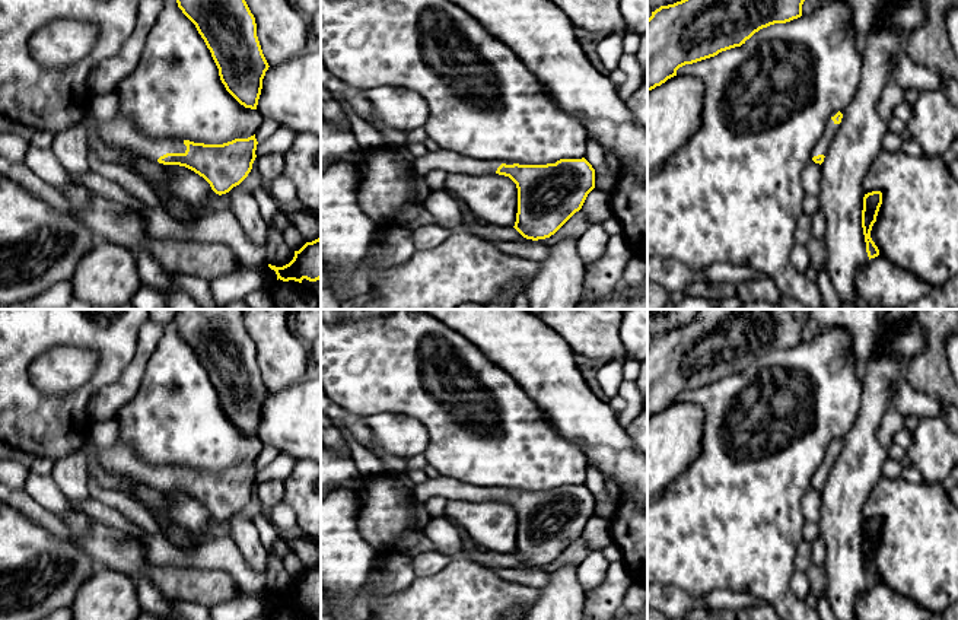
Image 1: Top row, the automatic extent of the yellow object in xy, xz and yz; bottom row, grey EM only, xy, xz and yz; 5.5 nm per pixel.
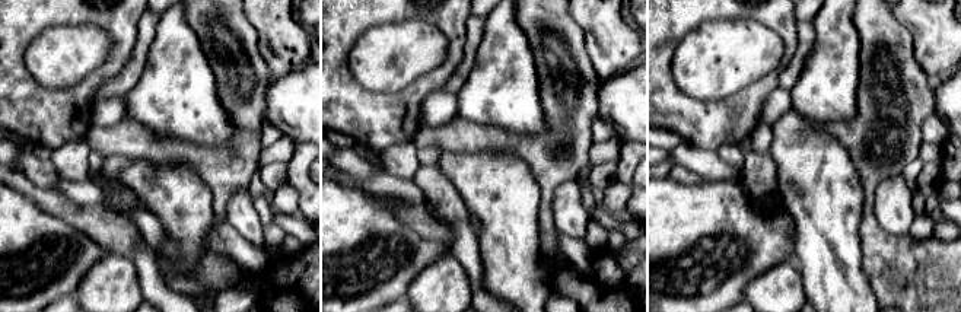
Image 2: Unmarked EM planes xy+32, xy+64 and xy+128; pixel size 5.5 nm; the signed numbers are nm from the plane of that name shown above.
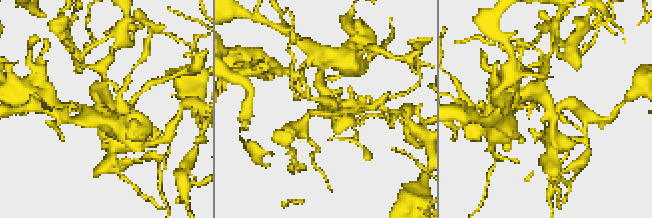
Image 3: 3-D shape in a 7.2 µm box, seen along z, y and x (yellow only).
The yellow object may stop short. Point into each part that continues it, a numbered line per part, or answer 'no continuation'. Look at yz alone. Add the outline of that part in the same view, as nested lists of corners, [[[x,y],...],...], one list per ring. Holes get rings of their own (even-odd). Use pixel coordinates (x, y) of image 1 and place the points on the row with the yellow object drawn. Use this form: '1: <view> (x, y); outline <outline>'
1: yz (831, 129); outline [[[831,118],[827,121],[827,127],[824,130],[824,134],[821,136],[821,139],[817,142],[815,147],[812,149],[812,156],[818,156],[818,155],[827,155],[827,150],[834,139],[834,136],[837,134],[837,131],[840,130],[840,124],[836,124]]]

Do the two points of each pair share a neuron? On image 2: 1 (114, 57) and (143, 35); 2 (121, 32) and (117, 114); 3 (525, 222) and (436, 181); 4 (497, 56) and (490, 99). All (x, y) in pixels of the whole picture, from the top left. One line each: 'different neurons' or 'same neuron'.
1: different neurons
2: different neurons
3: different neurons
4: same neuron

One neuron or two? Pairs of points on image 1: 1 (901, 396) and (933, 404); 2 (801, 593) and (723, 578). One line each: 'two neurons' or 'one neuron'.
1: one neuron
2: two neurons

